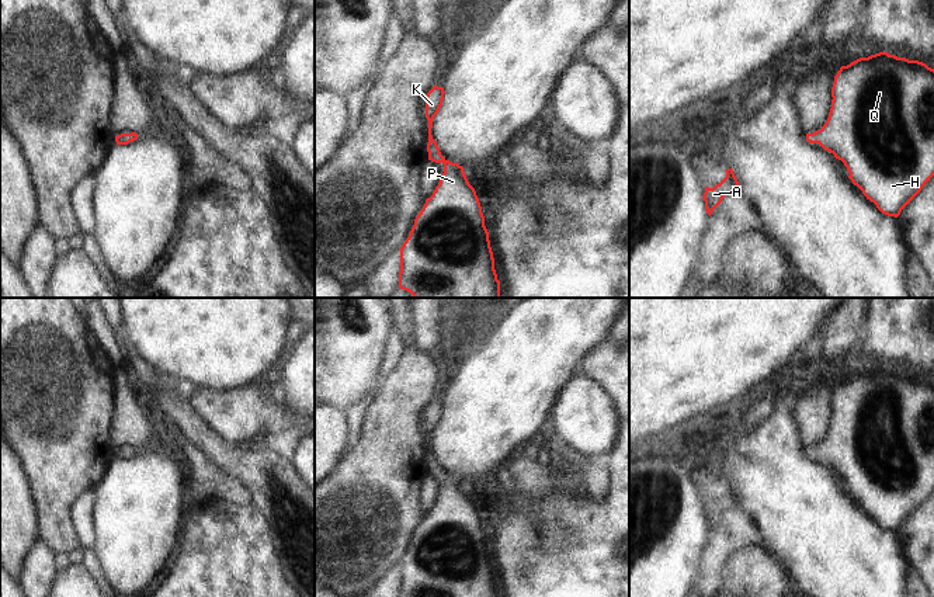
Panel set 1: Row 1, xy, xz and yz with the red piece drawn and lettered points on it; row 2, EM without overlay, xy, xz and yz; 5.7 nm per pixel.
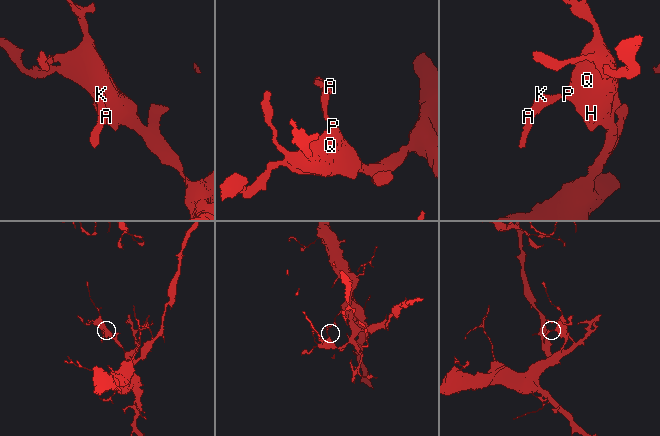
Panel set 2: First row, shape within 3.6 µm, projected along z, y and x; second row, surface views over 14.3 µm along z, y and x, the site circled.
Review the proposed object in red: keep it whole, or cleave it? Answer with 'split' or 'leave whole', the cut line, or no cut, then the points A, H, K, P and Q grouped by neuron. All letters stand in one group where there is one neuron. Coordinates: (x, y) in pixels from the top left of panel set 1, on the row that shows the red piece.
leave whole | no cut | A H K P Q

